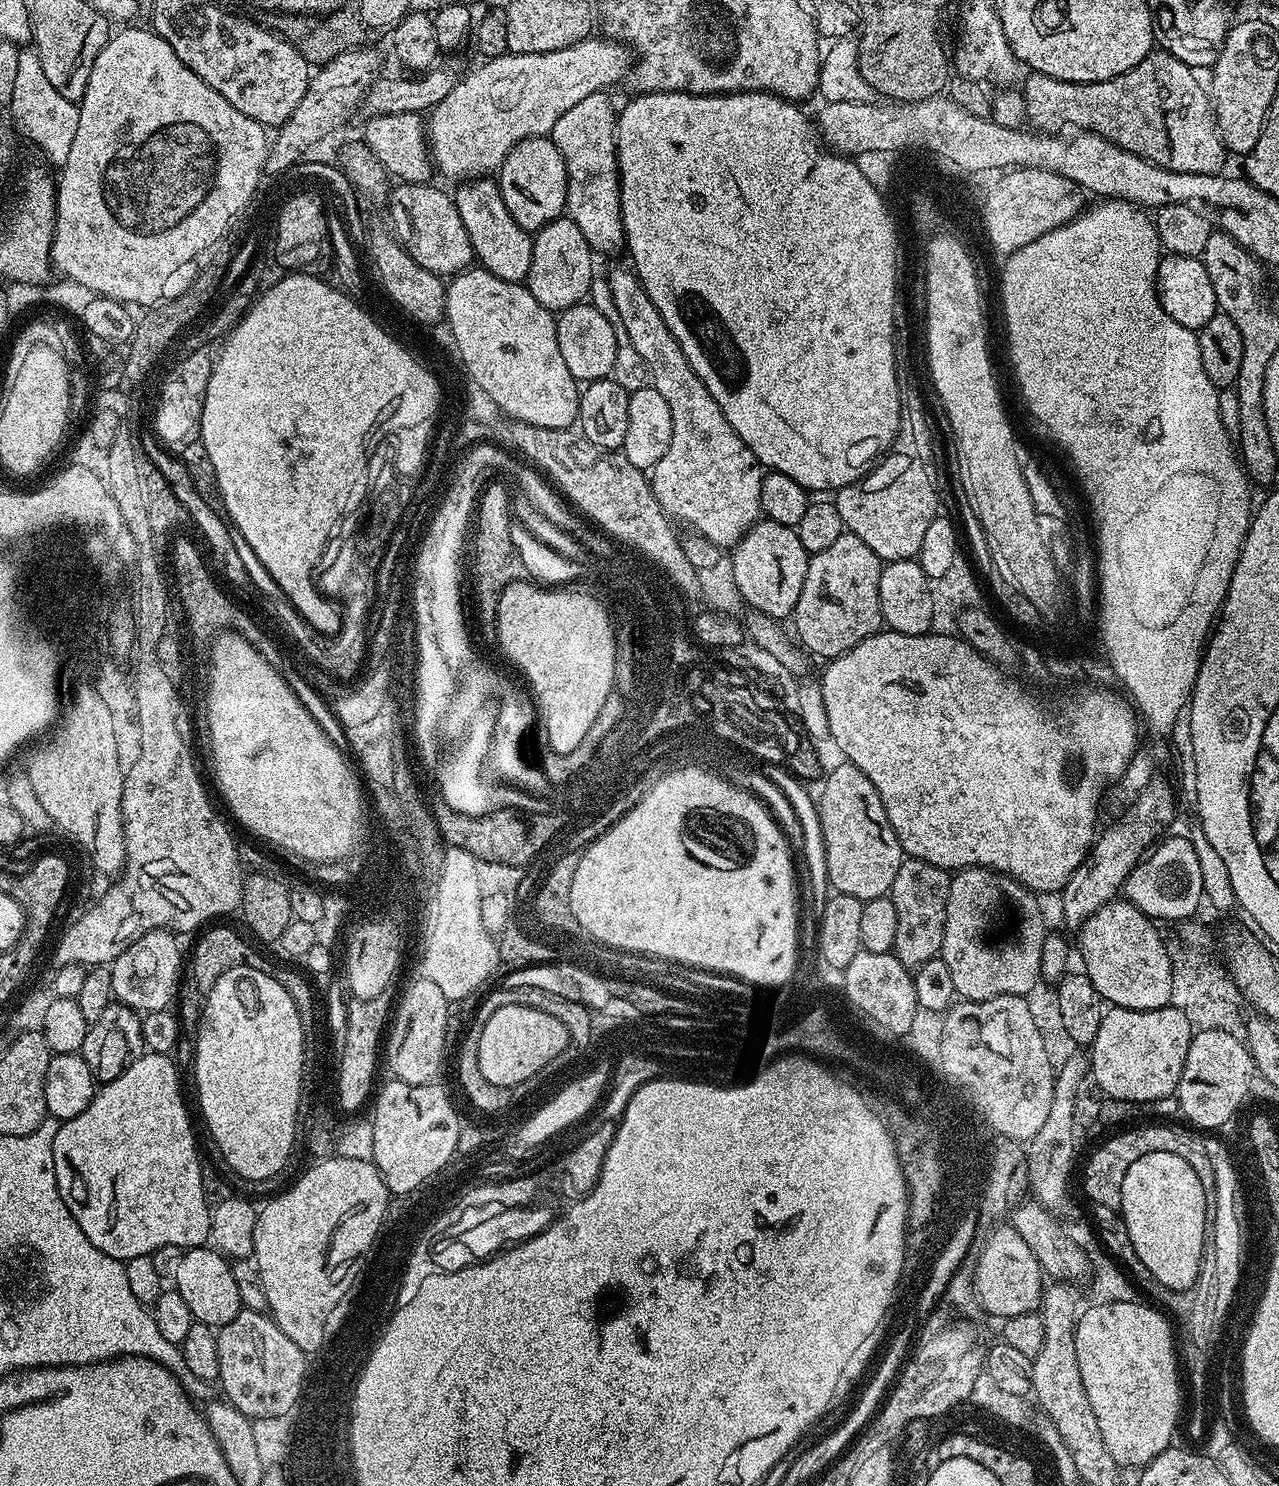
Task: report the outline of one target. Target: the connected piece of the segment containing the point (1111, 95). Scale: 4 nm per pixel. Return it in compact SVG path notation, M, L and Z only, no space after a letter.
M1153 50L1146 58L1142 58L1142 62L1138 62L1138 66L1102 82L1062 82L1033 71L1027 75L1022 80L1022 91L1028 111L1027 123L1033 129L1053 134L1068 129L1087 130L1114 142L1122 150L1130 150L1130 154L1138 154L1175 172L1220 174L1225 171L1226 149L1216 129L1209 89L1200 85L1196 77L1199 75L1189 64L1183 64L1168 52Z

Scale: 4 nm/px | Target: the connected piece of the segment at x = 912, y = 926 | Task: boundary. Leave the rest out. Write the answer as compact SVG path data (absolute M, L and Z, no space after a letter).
M905 858L894 874L892 891L894 911L898 914L898 927L894 933L896 956L909 970L921 968L926 962L937 959L946 934L946 902L952 876L949 869L930 866L930 862Z

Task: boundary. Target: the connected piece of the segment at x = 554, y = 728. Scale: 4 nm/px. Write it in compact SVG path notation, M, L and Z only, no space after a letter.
M515 581L501 592L496 605L494 630L536 685L541 702L539 723L544 724L544 736L557 757L570 755L574 746L586 738L586 730L594 726L598 710L606 702L608 680L615 674L615 635L605 623L604 613L593 602L586 600L580 590L549 590L536 582Z

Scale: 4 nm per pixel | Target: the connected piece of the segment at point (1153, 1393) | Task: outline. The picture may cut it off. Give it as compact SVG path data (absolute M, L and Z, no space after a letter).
M1127 1298L1086 1308L1077 1319L1074 1338L1082 1386L1086 1386L1086 1398L1090 1398L1090 1406L1094 1406L1094 1418L1098 1418L1102 1442L1106 1442L1106 1450L1110 1450L1110 1454L1121 1466L1143 1466L1162 1454L1173 1443L1176 1423L1180 1424L1182 1420L1182 1376L1178 1371L1178 1348L1174 1343L1173 1325L1163 1311L1155 1312L1144 1304L1135 1304L1133 1300Z

